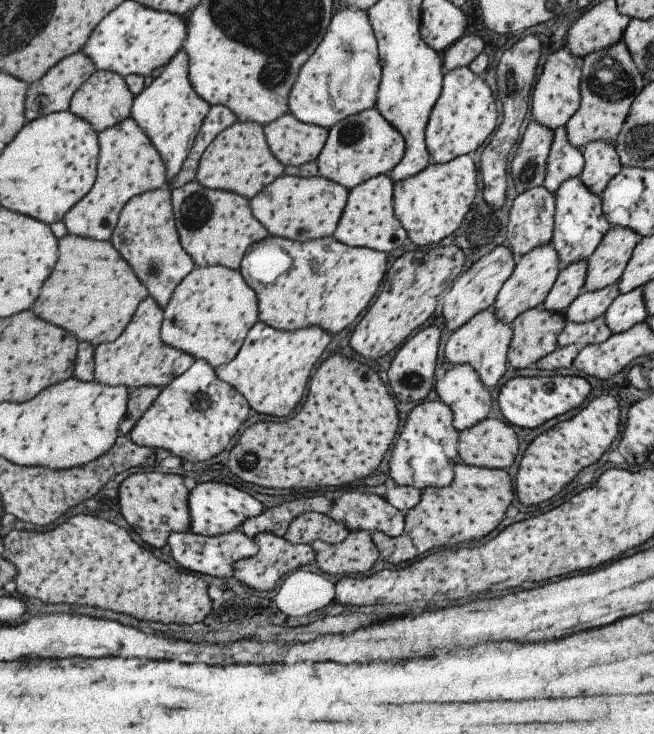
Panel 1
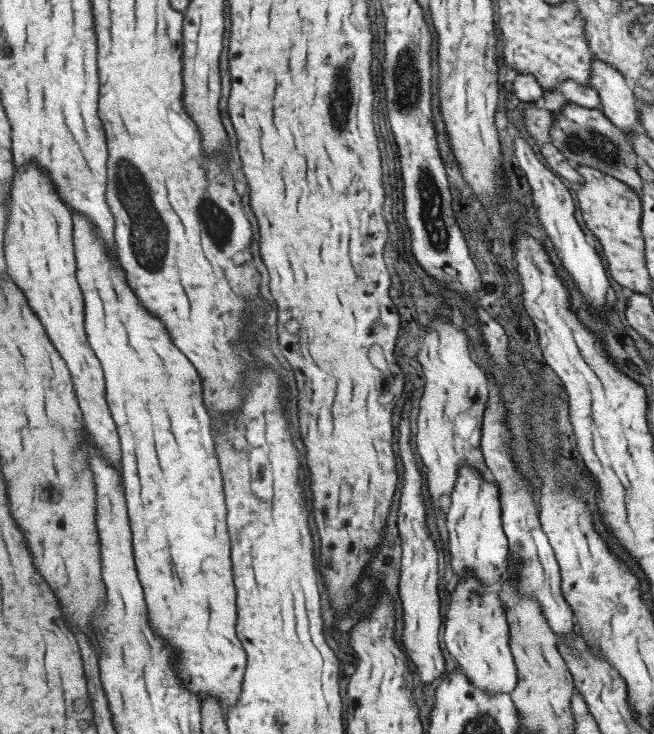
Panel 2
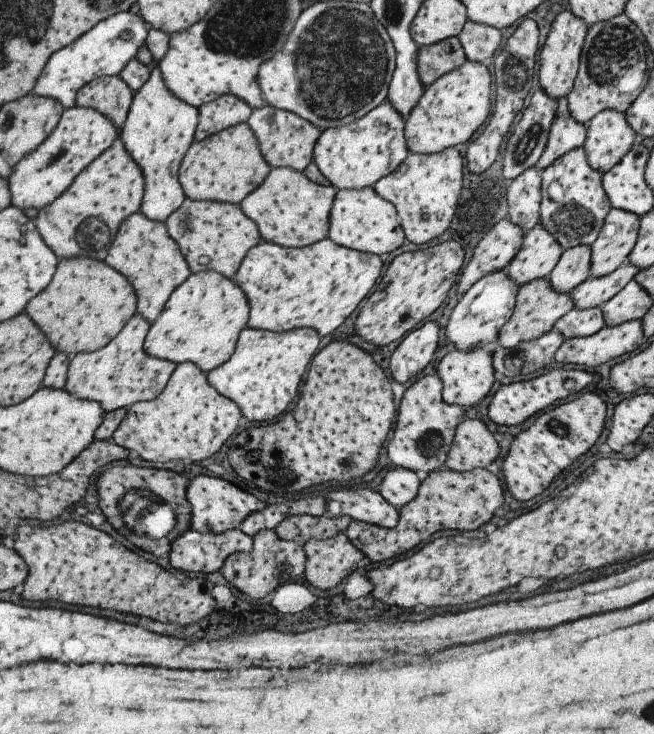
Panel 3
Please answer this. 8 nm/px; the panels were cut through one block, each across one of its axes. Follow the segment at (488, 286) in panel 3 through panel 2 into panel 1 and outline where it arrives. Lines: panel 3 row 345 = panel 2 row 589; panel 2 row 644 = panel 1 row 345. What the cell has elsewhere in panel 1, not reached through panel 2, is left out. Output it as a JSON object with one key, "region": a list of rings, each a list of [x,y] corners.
{"region":[[[490,307],[475,314],[449,336],[443,348],[446,362],[452,365],[468,364],[477,373],[483,386],[493,389],[508,368],[506,353],[512,338],[512,329],[495,318]]]}

